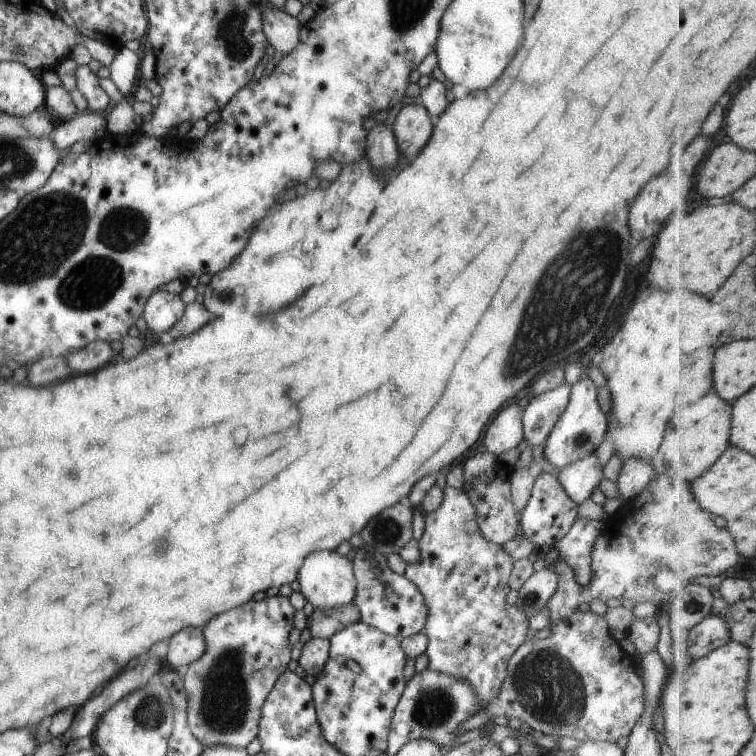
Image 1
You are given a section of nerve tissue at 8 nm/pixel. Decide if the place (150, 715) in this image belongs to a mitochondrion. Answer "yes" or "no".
yes

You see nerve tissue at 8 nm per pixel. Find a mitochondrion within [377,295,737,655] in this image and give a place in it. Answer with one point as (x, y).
(531, 599)

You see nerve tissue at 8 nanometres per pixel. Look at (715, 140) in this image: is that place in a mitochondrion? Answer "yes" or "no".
no

